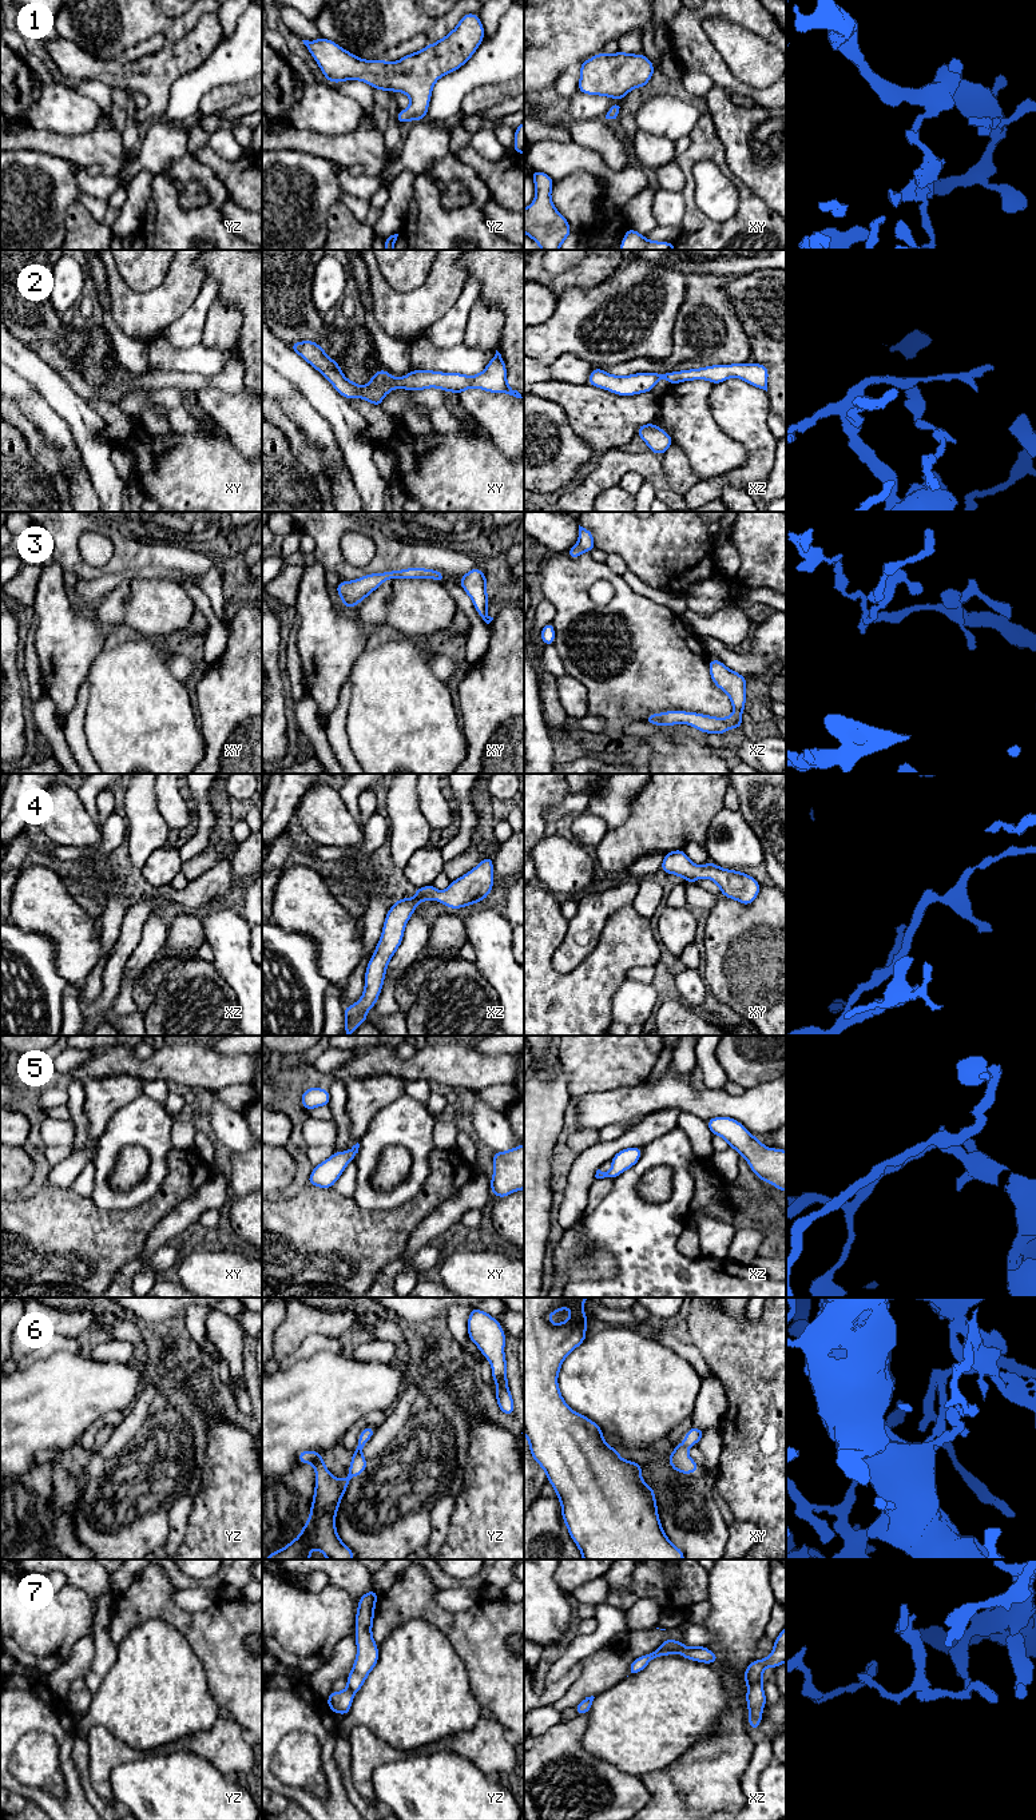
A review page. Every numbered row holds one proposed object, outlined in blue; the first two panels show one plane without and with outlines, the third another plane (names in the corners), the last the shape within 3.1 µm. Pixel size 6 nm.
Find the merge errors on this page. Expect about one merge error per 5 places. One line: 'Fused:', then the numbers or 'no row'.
Fused: 7

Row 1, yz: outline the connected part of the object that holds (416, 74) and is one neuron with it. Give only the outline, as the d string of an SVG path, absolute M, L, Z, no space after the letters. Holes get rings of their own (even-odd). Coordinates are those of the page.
M465 13L445 37L394 63L364 60L325 37L302 41L329 82L361 80L376 90L406 94L410 106L397 112L397 122L402 126L408 119L417 122L426 118L434 83L463 67L484 37L477 13Z

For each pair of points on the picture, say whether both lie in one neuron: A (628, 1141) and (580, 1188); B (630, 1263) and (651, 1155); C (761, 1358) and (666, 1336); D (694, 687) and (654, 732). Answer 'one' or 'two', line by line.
A: one
B: one
C: two
D: two

